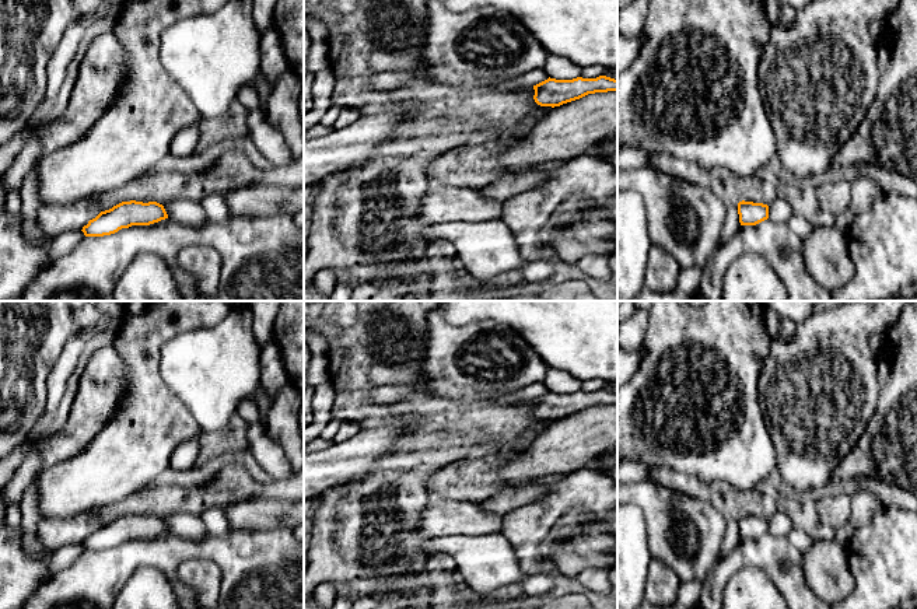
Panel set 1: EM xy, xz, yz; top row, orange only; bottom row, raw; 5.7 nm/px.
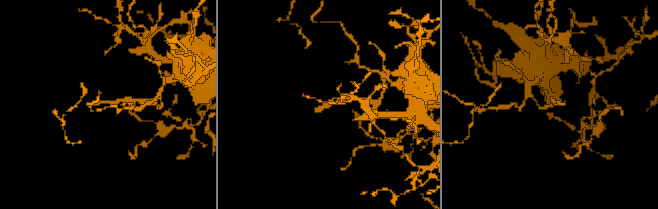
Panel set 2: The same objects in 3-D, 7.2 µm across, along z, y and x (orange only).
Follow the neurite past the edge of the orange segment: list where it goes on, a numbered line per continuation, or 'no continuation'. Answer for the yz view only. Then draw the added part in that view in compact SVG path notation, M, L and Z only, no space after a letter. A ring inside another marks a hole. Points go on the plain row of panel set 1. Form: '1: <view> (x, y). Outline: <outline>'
no continuation

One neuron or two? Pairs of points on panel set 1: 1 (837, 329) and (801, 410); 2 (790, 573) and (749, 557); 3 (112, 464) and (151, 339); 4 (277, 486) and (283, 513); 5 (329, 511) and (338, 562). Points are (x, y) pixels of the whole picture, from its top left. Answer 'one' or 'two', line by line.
1: one
2: one
3: one
4: two
5: one

